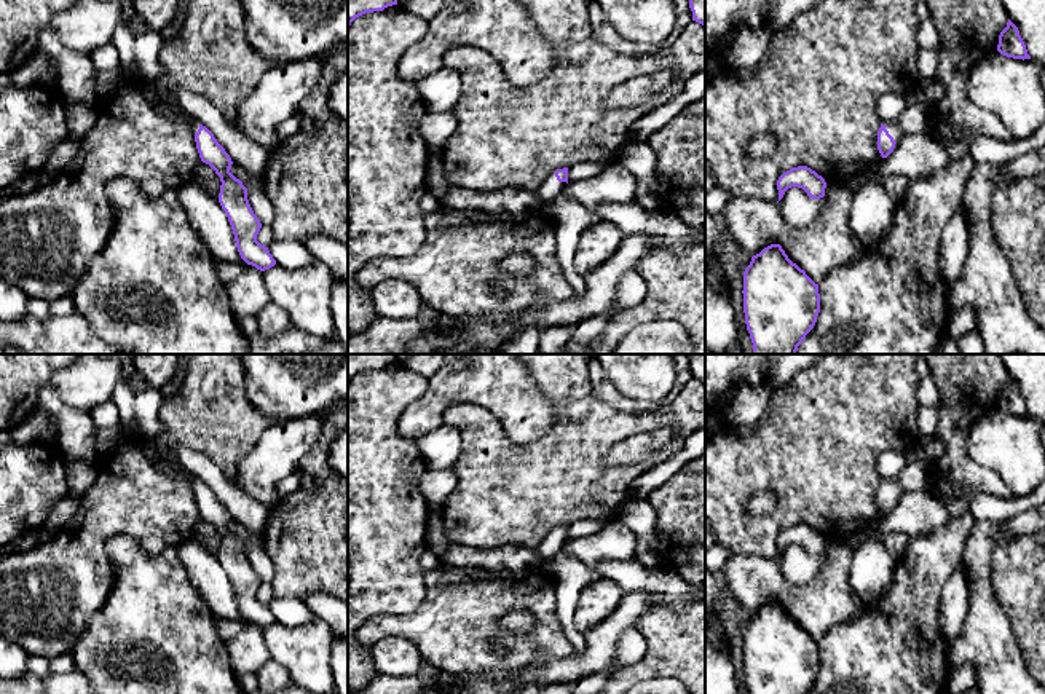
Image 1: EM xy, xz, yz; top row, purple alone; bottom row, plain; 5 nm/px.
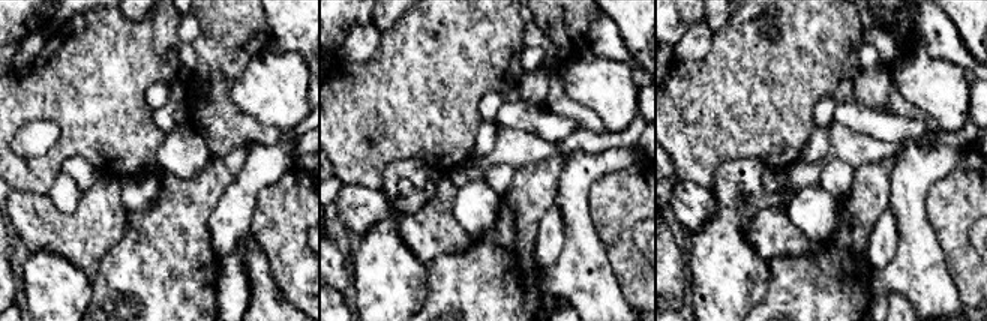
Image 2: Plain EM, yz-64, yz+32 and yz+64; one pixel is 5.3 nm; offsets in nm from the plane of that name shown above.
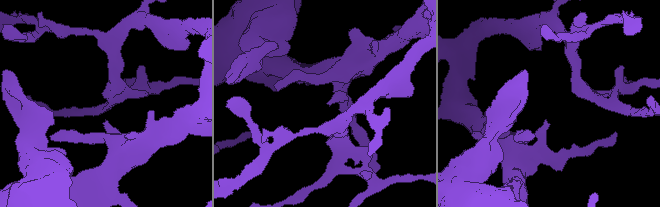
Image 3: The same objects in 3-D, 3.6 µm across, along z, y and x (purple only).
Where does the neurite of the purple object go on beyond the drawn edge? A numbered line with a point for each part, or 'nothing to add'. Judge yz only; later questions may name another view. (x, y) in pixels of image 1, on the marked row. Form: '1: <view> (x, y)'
1: yz (894, 130)

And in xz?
1: xz (551, 187)

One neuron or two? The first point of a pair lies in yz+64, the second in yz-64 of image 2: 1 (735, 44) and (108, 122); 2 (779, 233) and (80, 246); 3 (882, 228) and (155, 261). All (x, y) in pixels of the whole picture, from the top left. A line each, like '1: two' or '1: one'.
1: one
2: one
3: two

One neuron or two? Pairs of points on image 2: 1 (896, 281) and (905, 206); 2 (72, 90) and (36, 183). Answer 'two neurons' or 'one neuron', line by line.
1: one neuron
2: one neuron

